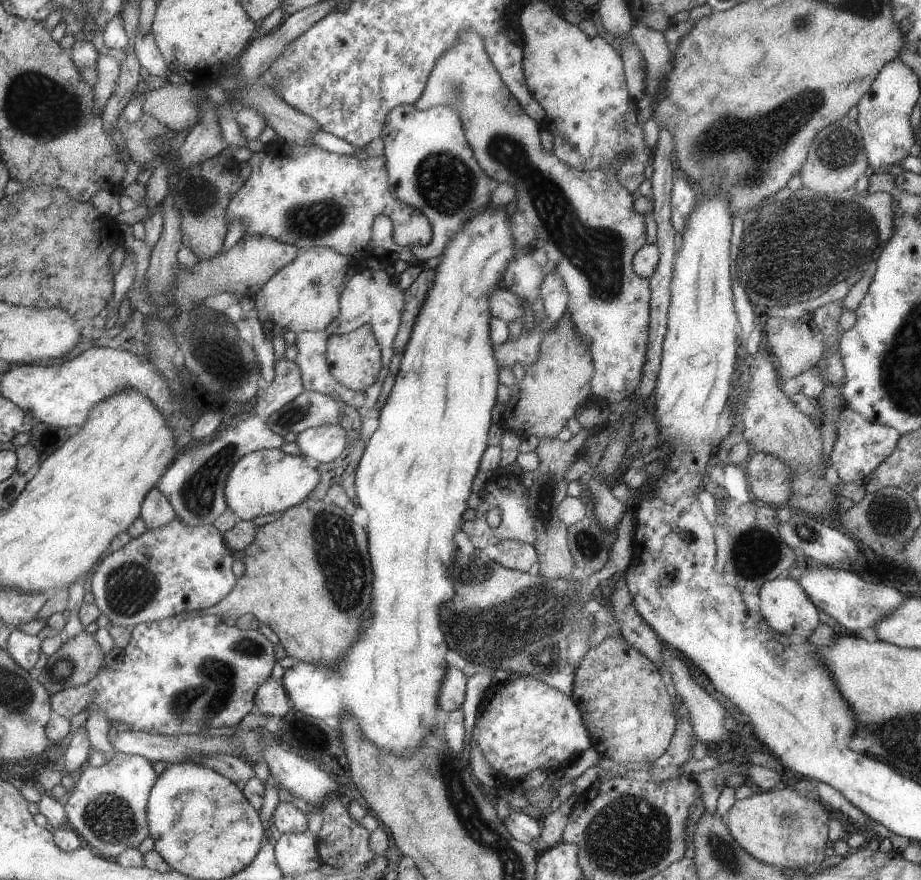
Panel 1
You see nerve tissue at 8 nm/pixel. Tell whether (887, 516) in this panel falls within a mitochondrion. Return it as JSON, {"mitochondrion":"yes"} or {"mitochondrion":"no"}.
{"mitochondrion":"yes"}

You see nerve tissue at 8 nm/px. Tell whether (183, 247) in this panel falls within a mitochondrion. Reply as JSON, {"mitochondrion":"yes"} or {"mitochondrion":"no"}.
{"mitochondrion":"no"}

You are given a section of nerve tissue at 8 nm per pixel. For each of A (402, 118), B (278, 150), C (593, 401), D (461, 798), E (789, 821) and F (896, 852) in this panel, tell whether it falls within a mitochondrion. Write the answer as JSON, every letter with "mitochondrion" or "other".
{"A":"other","B":"other","C":"other","D":"mitochondrion","E":"mitochondrion","F":"other"}

